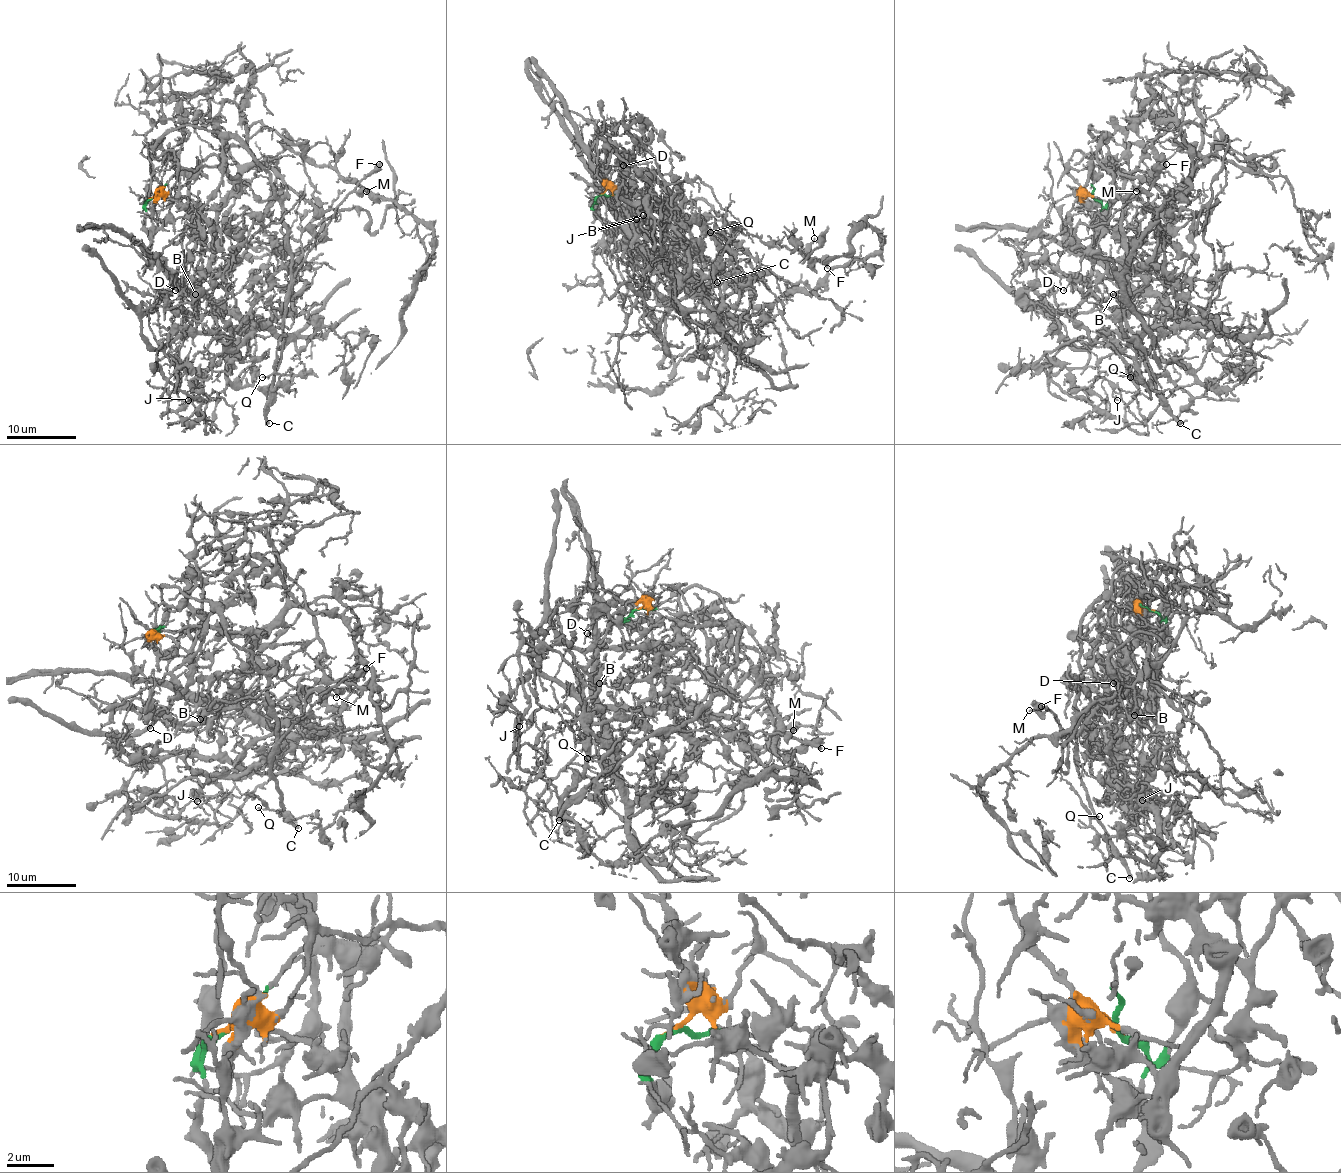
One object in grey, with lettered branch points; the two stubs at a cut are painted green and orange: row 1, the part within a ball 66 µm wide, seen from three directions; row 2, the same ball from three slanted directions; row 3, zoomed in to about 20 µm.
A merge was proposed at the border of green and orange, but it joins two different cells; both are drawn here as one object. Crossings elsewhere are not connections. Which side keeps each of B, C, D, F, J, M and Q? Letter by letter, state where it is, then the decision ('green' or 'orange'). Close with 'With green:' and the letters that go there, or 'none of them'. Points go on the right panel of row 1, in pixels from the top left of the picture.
B: (1113, 294) | orange
C: (1180, 423) | green
D: (1063, 290) | orange
F: (1166, 164) | green
J: (1117, 400) | orange
M: (1136, 191) | green
Q: (1130, 377) | green
With green: C, F, M, Q

